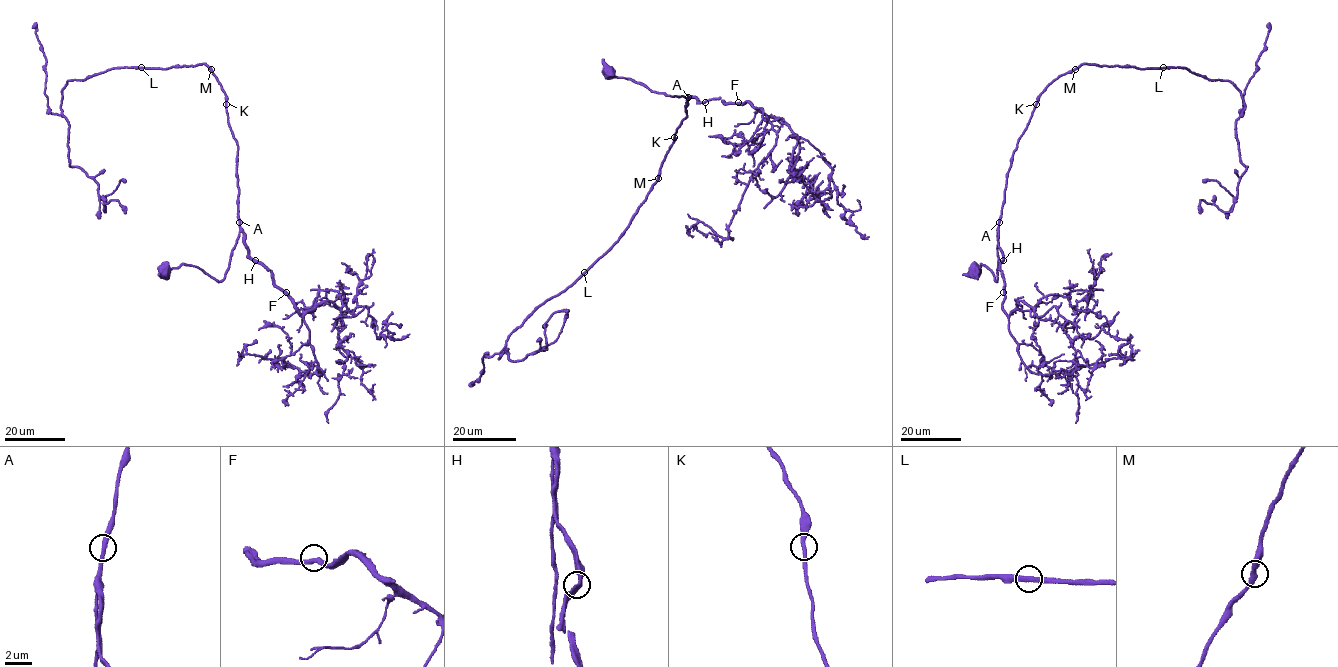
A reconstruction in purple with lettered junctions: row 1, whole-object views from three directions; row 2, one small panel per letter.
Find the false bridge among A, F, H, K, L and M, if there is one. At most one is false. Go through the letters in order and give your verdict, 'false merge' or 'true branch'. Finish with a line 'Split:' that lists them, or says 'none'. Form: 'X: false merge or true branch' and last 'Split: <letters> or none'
A: true branch
F: true branch
H: true branch
K: true branch
L: true branch
M: true branch
Split: none

